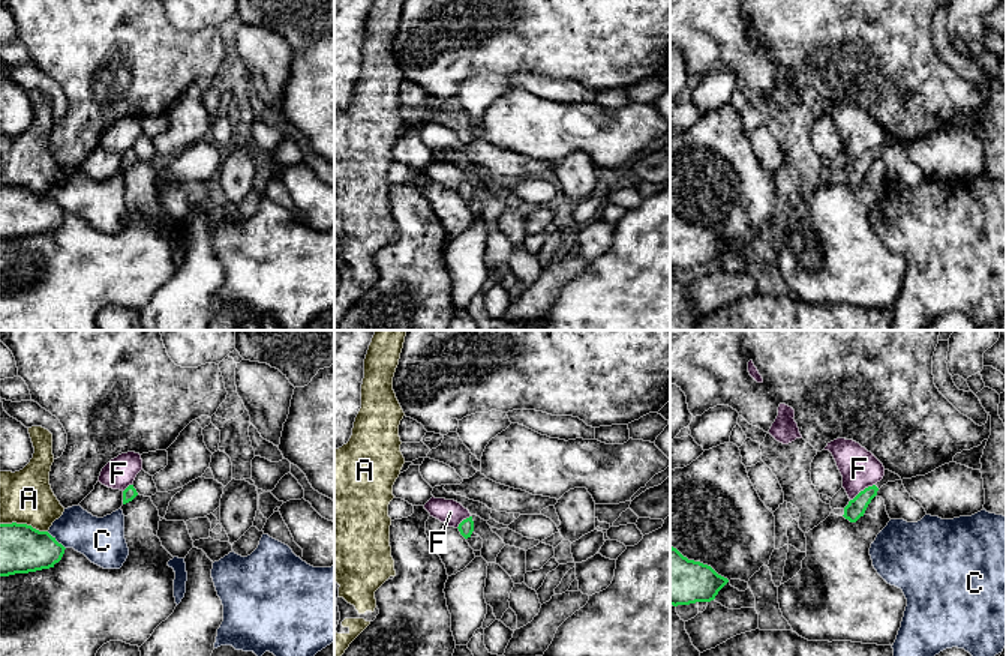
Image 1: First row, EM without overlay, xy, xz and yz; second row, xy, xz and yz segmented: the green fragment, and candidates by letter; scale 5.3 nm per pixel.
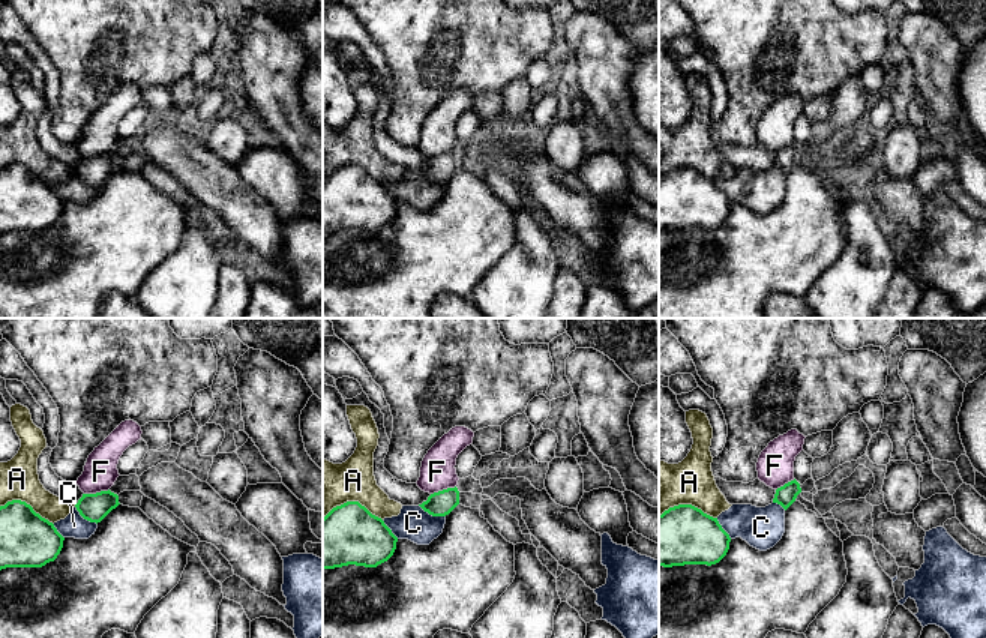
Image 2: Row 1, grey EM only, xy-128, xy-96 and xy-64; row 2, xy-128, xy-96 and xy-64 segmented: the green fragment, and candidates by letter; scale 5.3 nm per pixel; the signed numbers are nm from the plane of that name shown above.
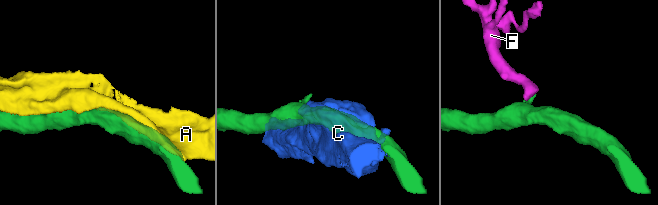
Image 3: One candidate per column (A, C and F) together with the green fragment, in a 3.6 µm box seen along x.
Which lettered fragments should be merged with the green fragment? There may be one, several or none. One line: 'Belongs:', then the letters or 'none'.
Belongs: none

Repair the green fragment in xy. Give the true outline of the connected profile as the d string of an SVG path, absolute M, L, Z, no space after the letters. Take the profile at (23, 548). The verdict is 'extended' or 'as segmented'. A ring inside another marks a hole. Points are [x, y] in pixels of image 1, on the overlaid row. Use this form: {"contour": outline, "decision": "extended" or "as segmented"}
{"contour": "M0 524L0 576L54 567L64 549L48 531L27 524Z", "decision": "as segmented"}

